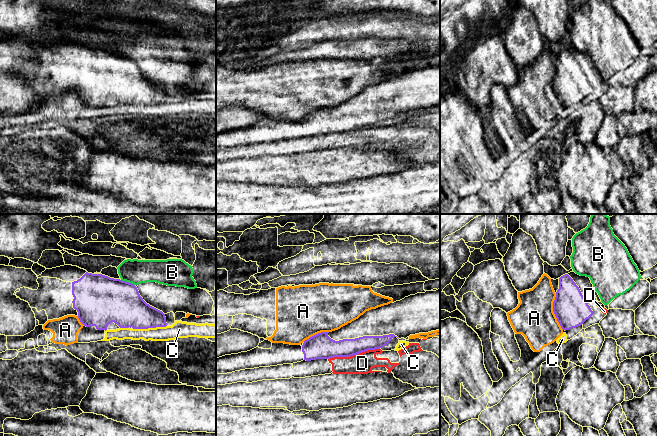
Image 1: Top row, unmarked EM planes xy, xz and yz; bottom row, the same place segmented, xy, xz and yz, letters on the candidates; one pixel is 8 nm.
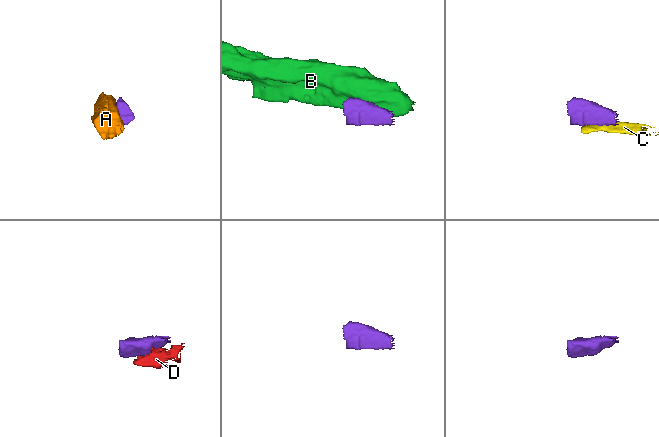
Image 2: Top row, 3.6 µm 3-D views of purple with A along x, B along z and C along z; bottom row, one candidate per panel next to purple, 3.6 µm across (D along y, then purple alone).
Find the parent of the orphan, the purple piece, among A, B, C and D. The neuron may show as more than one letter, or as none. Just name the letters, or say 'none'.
none

